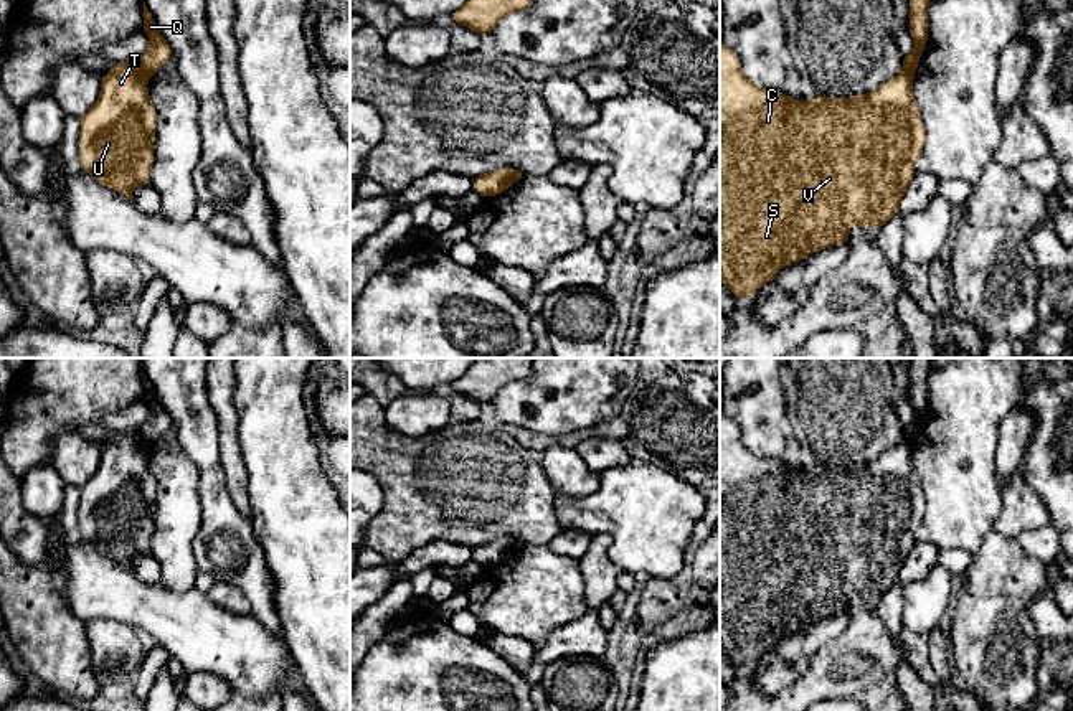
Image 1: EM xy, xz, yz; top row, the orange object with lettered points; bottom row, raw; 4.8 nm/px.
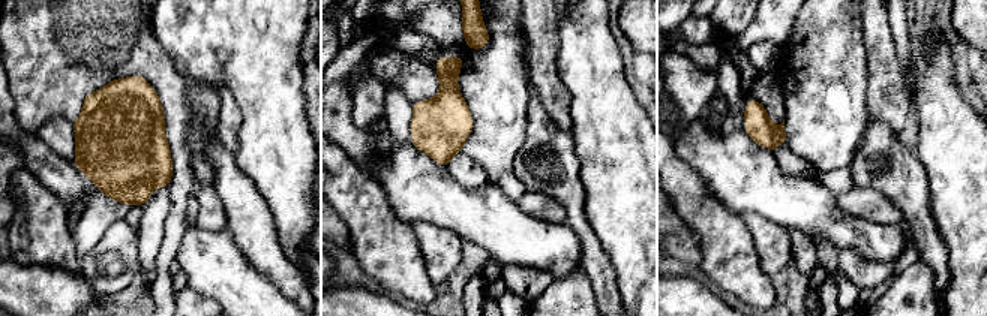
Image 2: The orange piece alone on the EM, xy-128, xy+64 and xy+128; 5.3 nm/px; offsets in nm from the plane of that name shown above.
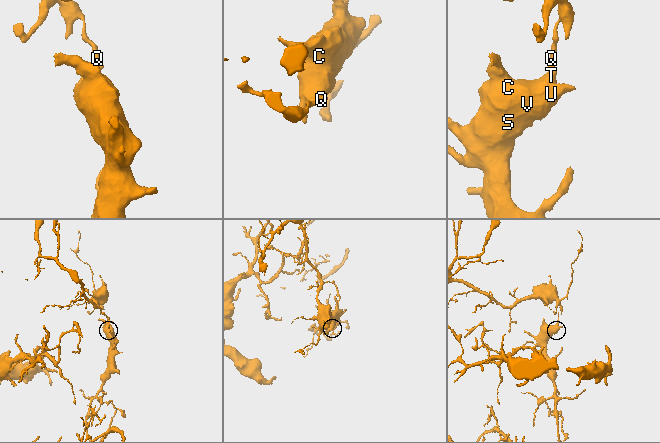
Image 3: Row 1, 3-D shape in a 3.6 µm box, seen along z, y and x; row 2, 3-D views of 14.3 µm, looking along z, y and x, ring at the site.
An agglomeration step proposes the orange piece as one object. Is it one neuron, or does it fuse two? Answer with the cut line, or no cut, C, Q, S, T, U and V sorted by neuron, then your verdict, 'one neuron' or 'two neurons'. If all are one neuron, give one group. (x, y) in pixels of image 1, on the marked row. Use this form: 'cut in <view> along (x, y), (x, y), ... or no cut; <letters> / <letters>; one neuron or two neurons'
cut in xy along (137, 61), (147, 76); C S T U V / Q; two neurons

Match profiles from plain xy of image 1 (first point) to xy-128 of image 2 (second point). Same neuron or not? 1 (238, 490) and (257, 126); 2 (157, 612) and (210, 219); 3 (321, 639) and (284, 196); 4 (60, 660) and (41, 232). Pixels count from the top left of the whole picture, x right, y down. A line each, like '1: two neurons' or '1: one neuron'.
1: two neurons
2: two neurons
3: one neuron
4: one neuron

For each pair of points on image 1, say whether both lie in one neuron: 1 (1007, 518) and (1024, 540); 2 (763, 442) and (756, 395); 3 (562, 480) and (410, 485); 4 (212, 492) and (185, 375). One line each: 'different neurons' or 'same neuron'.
1: different neurons
2: same neuron
3: different neurons
4: same neuron

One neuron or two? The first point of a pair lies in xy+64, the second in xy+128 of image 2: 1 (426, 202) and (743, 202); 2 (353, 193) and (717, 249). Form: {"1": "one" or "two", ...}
{"1": "one", "2": "one"}

